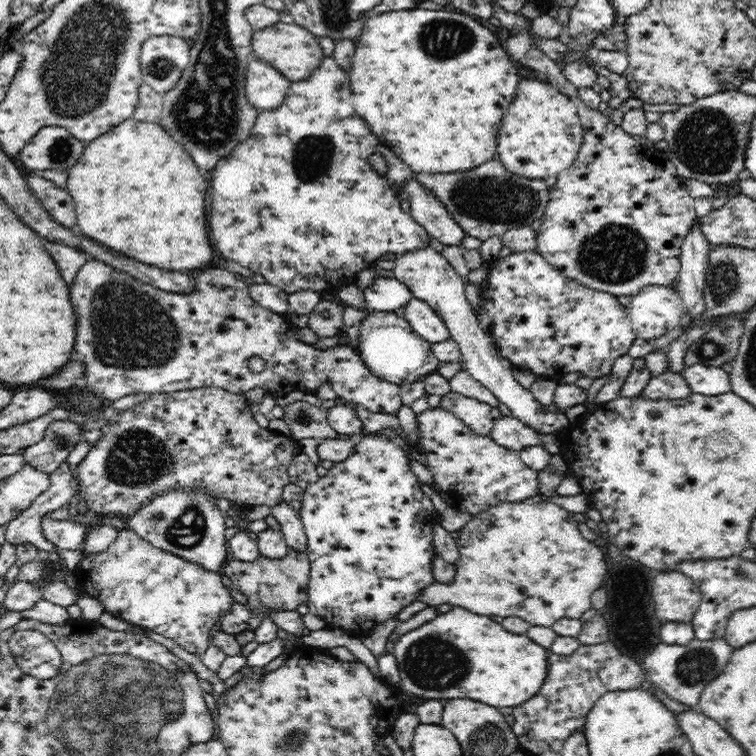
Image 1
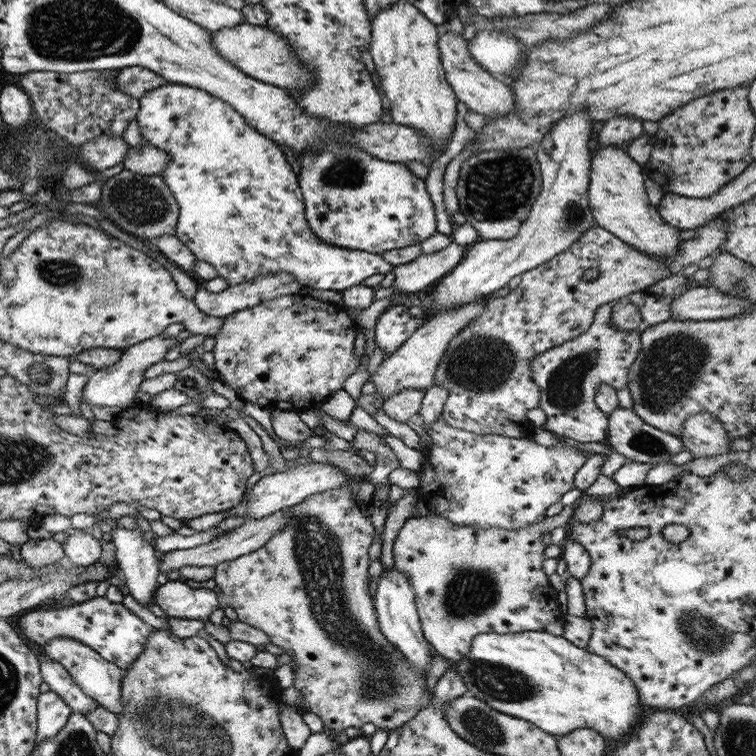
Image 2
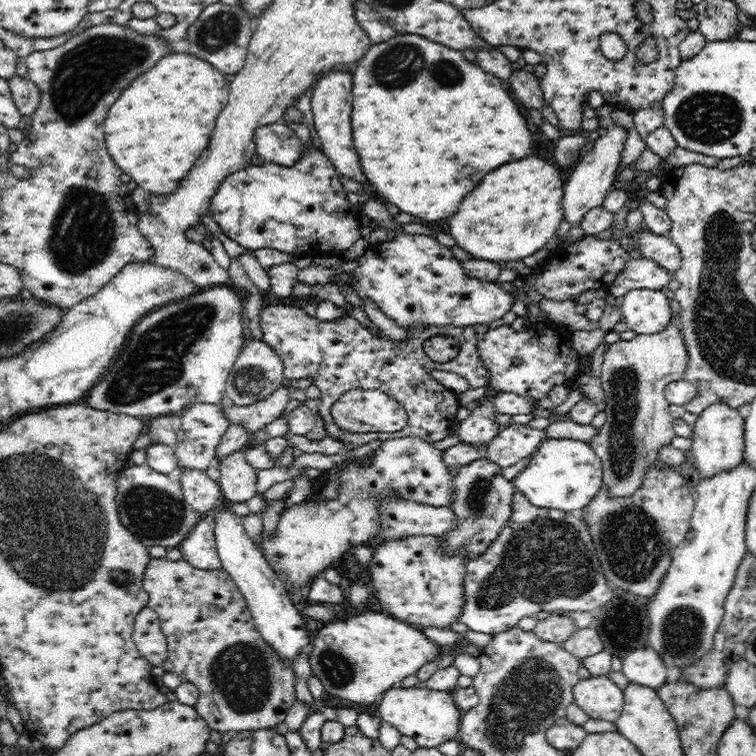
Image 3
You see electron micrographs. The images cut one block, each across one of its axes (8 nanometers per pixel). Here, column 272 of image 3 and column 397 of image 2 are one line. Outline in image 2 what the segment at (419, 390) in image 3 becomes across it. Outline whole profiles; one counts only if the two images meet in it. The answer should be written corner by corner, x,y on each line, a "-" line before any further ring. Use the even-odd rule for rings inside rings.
389,306
375,322
374,343
382,352
382,356
387,358
424,322
424,317
411,318
406,306

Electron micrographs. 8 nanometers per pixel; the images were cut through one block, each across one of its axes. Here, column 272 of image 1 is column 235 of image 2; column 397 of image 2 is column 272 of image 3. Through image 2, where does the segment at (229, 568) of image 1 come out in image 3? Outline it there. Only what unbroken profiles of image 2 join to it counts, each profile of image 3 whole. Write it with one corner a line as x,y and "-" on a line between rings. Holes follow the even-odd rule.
166,558
151,560
143,575
143,588
149,597
148,607
156,611
160,627
166,635
169,655
167,660
174,665
174,673
180,675
183,682
196,686
199,697
194,708
211,730
220,733
234,730
239,733
272,728
278,722
284,722
286,710
297,698
293,667
282,663
264,642
247,609
244,596
224,569
198,570
183,559
176,562

